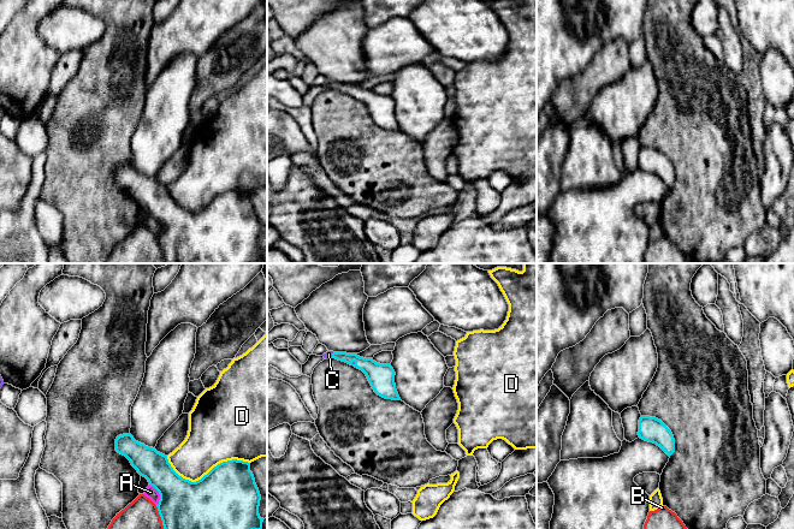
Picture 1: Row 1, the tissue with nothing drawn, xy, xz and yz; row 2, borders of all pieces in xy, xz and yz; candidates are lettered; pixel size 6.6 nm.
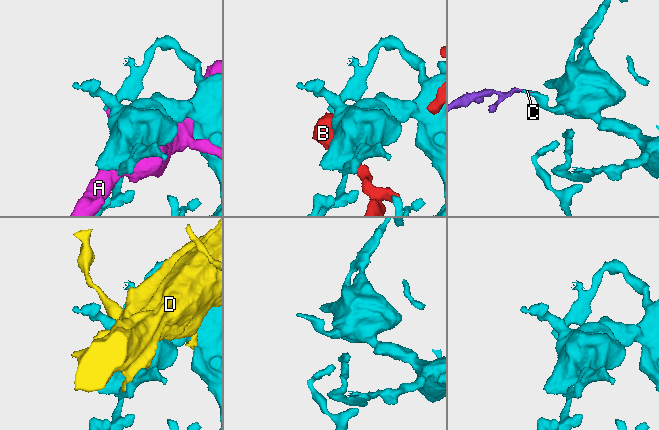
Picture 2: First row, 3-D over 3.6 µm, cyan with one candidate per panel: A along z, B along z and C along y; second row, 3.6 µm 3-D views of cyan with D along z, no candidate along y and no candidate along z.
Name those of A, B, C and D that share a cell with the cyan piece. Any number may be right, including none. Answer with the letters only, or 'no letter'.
C

